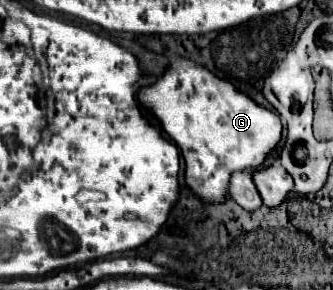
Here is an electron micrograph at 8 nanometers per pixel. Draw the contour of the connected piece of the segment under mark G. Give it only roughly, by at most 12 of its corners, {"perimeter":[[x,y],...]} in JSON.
{"perimeter":[[179,59],[139,99],[209,203],[281,139],[277,113]]}

